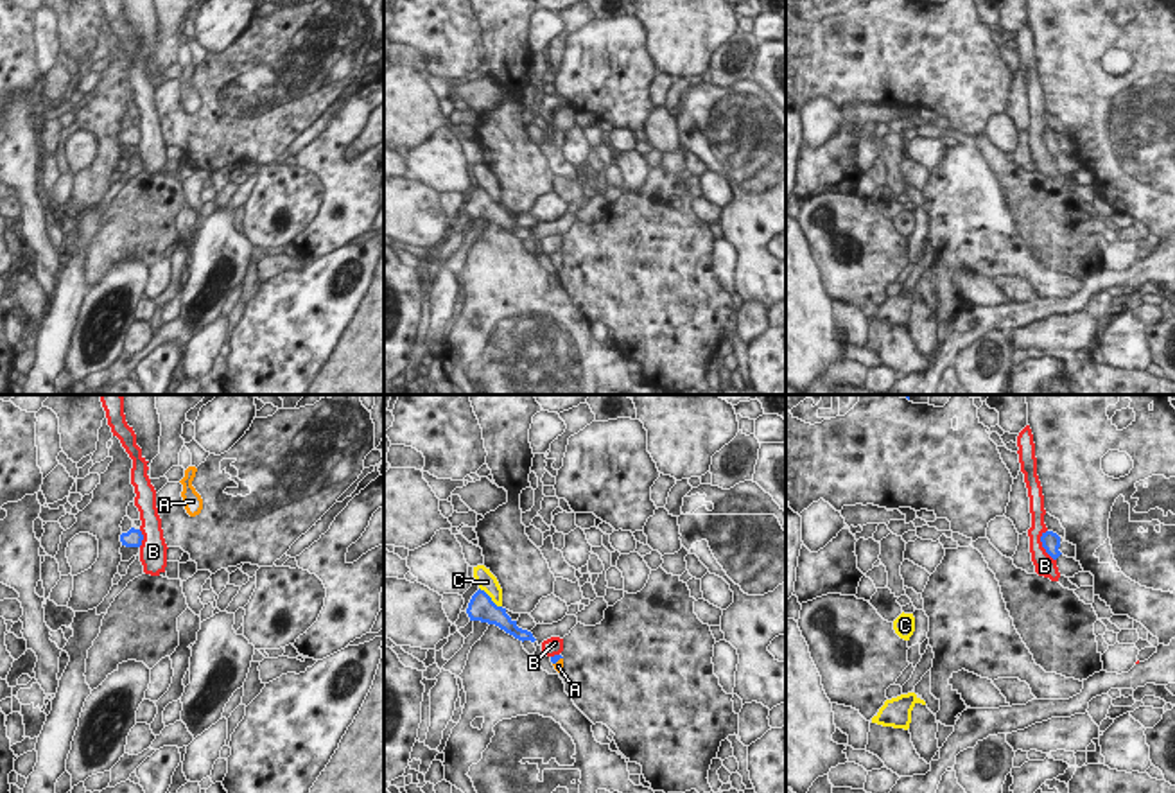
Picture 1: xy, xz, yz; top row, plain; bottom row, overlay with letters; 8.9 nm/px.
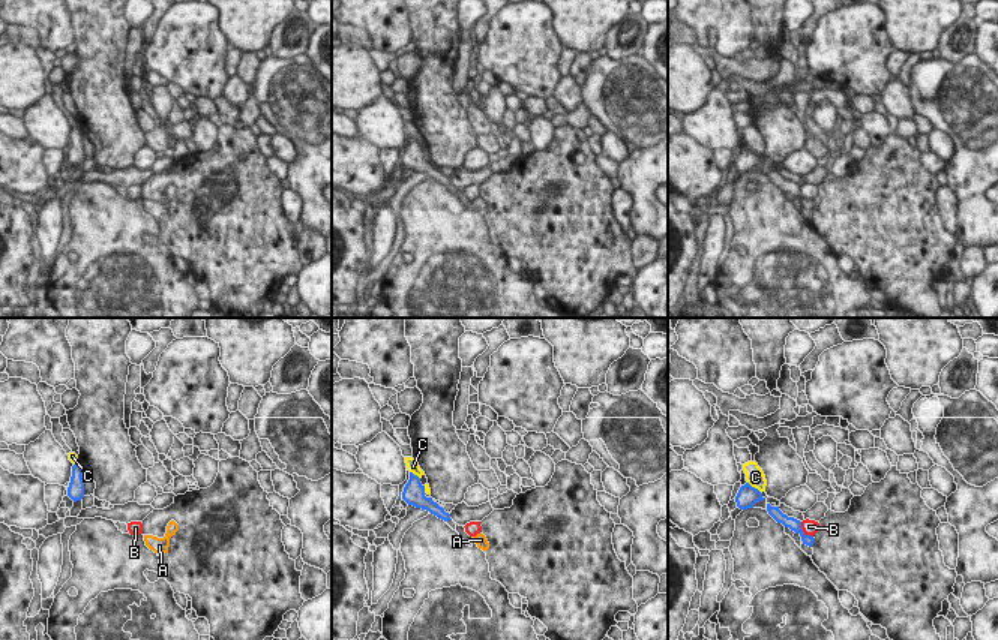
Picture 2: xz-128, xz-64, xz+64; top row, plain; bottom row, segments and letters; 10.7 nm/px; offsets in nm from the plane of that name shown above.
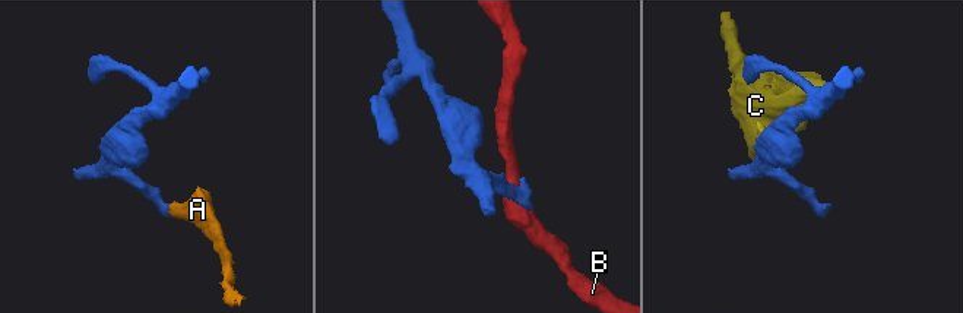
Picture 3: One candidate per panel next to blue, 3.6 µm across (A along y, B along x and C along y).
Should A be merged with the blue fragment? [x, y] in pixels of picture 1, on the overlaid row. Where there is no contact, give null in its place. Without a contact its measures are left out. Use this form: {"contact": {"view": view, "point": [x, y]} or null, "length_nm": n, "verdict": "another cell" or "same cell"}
{"contact": {"view": "xz", "point": [557, 661]}, "length_nm": 120, "verdict": "same cell"}

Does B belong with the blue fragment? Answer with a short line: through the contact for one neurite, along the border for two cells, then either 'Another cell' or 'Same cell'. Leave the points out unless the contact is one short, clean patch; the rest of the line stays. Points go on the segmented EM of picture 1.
Line: yz (1046, 530), (1041, 537), (1041, 546), (1055, 560). Another cell.

